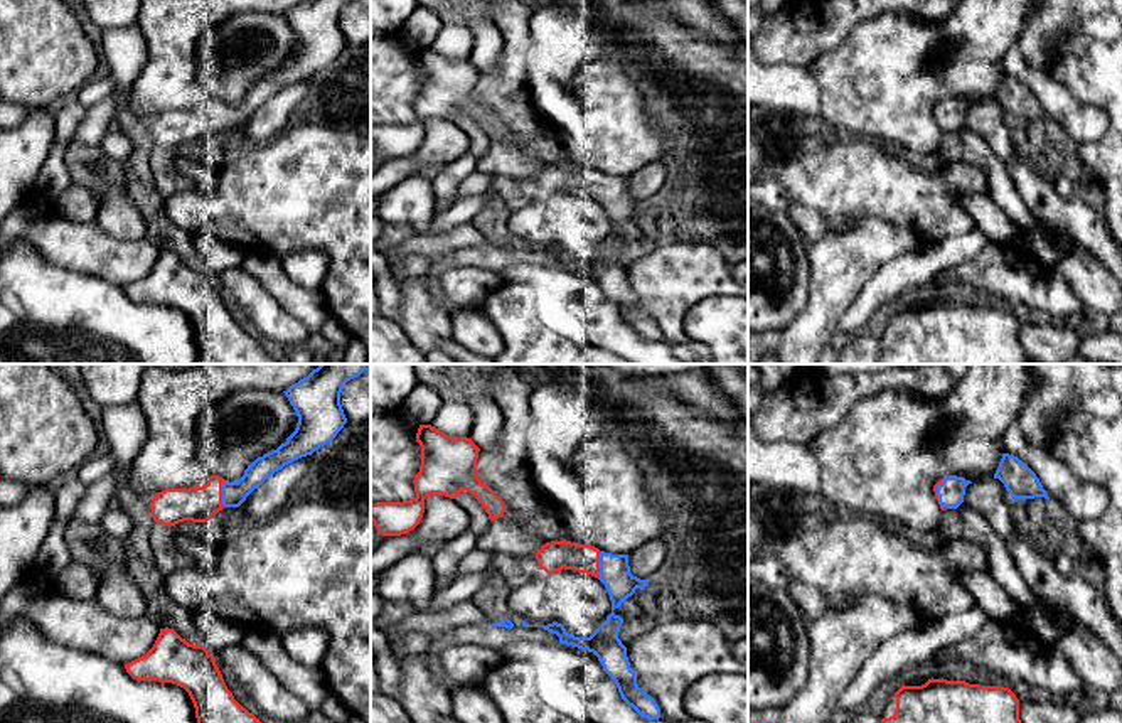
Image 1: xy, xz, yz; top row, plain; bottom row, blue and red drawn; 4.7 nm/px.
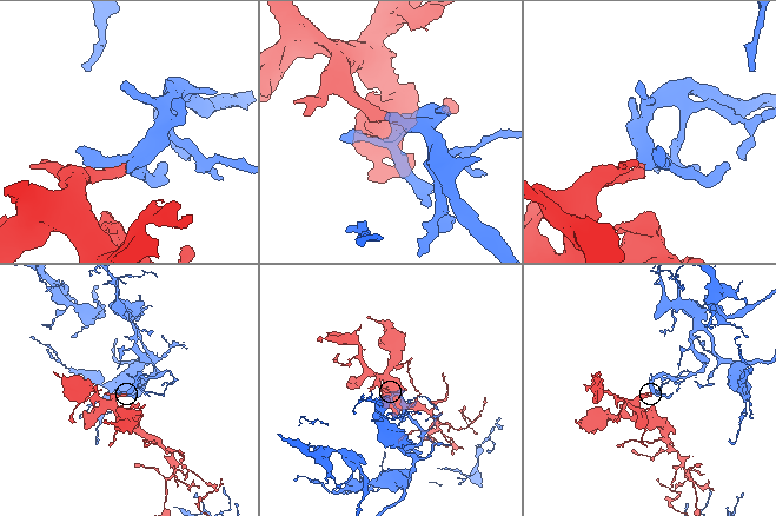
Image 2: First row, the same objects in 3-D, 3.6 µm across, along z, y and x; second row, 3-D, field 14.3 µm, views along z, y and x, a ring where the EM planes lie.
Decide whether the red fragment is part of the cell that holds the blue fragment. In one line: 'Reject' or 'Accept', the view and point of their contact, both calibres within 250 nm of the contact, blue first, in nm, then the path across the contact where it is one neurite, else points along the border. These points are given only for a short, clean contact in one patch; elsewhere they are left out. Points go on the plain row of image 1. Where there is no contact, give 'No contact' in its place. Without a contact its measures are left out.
Accept. Touches blue at xz (600, 187). Thickness 150 nm (blue) against 150 nm

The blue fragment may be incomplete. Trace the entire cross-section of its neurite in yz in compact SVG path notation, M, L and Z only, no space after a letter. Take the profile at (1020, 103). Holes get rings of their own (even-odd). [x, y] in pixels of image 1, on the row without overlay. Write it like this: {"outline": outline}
{"outline": "M1002 76L994 101L999 101L1004 106L1014 123L1034 120L1045 120L1050 123L1036 96L1014 78Z"}

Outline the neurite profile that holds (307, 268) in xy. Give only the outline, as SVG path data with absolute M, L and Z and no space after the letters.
M302 249L280 260L288 278L307 290L318 290L329 270L329 254L322 249Z

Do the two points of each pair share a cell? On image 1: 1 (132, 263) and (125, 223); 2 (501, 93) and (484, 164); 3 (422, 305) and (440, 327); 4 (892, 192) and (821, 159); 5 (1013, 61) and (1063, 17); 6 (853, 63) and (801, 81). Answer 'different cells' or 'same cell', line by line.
1: different cells
2: same cell
3: same cell
4: same cell
5: different cells
6: different cells

